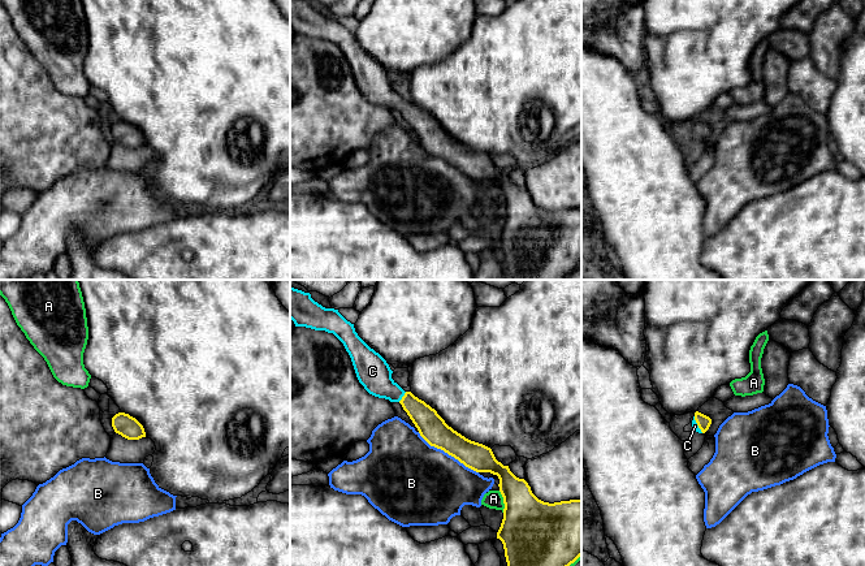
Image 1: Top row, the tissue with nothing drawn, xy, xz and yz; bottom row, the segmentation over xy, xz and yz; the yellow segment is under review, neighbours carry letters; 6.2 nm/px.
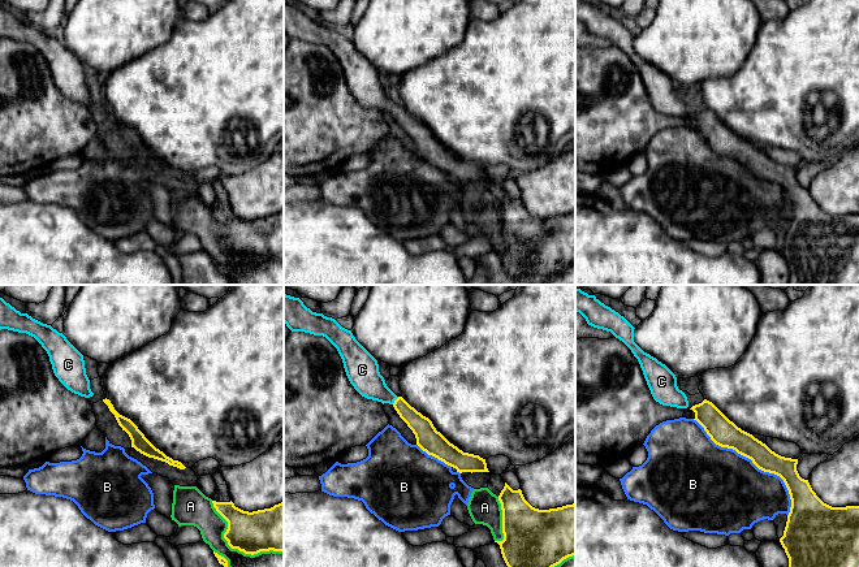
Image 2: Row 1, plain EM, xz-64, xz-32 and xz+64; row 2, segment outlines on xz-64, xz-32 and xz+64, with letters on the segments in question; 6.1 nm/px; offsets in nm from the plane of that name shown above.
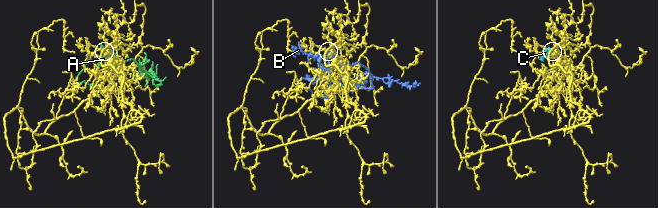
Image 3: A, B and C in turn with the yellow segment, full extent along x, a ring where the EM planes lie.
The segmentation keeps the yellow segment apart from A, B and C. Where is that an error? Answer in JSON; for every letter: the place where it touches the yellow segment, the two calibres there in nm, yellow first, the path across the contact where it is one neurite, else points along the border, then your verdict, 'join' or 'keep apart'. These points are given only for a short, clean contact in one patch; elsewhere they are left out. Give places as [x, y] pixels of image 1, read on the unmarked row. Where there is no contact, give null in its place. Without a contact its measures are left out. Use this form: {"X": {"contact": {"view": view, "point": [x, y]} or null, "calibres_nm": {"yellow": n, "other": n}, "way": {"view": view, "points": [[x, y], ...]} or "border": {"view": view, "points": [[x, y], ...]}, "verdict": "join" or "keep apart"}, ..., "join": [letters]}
{"A": {"contact": {"view": "xz", "point": [504, 210]}, "calibres_nm": {"yellow": 380, "other": 110}, "verdict": "keep apart"}, "B": {"contact": {"view": "xz", "point": [448, 161]}, "calibres_nm": {"yellow": 170, "other": 480}, "verdict": "keep apart"}, "C": {"contact": {"view": "xz", "point": [402, 106]}, "calibres_nm": {"yellow": 170, "other": 200}, "way": {"view": "xz", "points": [[431, 134], [402, 106], [394, 102], [372, 80]]}, "verdict": "join"}, "join": ["C"]}

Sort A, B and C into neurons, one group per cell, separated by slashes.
A / B / C

